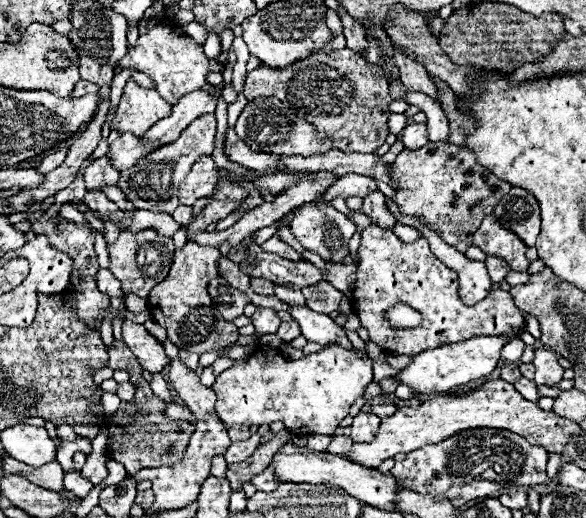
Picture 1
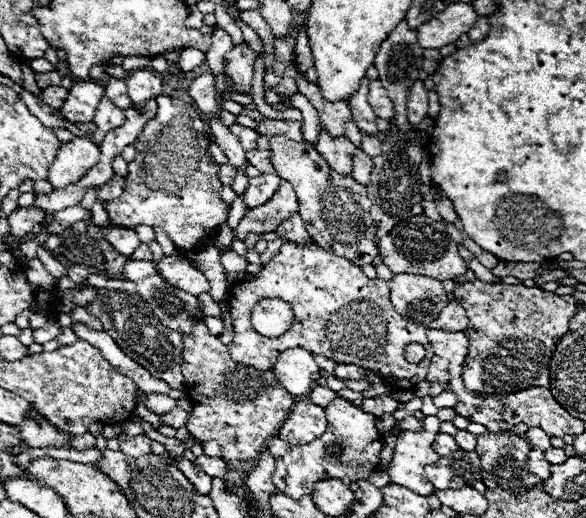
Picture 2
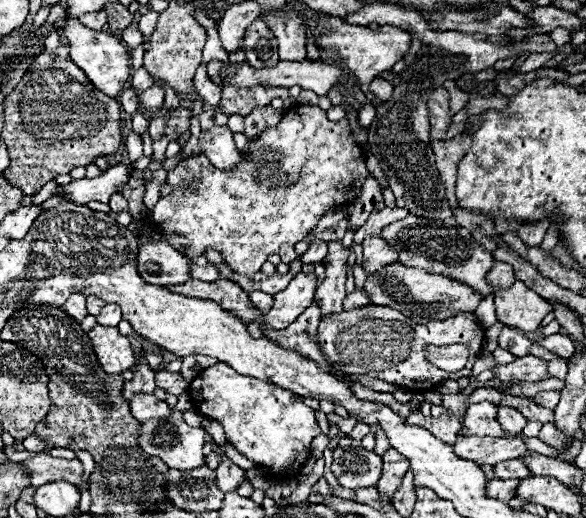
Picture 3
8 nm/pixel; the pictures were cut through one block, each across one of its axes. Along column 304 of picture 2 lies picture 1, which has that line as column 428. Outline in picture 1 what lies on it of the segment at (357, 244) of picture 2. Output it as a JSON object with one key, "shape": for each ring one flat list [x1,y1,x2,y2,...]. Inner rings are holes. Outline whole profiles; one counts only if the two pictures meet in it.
{"shape":[[428,142,420,150,400,152,400,156,390,164,390,180,394,182,394,196,390,200,398,204,398,210,404,216,426,220,426,224,446,240,446,244,458,248,462,254,472,246,470,236,478,230,478,224,512,188,508,182,482,168,476,162,474,152,444,142]]}

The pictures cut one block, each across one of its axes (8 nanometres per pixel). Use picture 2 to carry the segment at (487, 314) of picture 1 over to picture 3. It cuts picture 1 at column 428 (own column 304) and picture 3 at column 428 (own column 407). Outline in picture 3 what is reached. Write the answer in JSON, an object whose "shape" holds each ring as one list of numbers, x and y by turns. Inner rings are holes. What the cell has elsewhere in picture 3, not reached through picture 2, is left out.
{"shape":[[362,306,356,310,330,314,320,320,318,326,318,342,326,352,328,360,344,374,368,374,372,378,408,386,416,392,432,390,436,384,444,380,460,380,470,374,474,360,484,344,484,330,478,318,472,312,458,312,454,318,444,320,428,320,424,324,414,324,402,312,386,306],[456,328,456,342,454,342],[444,344,466,344,470,348,470,358,460,372,446,372,436,368,424,358,426,346,444,346]]}

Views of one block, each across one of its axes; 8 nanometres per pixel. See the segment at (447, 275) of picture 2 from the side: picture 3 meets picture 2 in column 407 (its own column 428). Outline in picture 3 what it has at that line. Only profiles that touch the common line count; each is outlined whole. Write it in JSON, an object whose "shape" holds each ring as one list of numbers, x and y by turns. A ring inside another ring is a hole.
{"shape":[[408,214,404,220,388,224,382,230,386,242,398,252,398,262,410,268,422,268,426,272,438,272,440,276,454,276,454,280,462,280,462,284,470,284,476,288,480,296,490,296,492,286,486,282,488,270,494,266,494,258,484,246,472,240,470,230,462,228,454,216,446,220,426,220]]}

